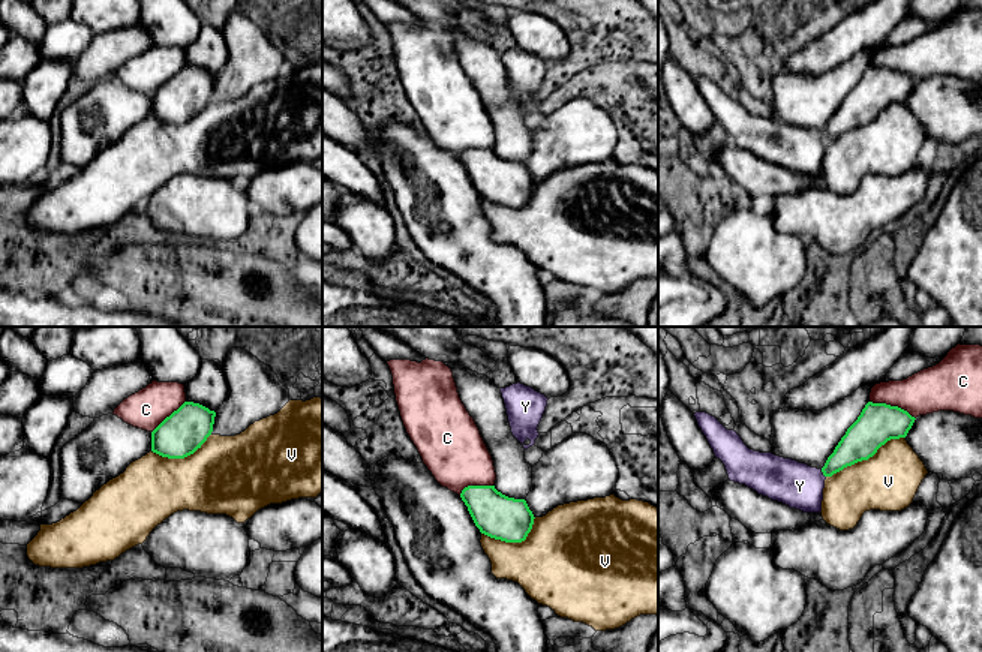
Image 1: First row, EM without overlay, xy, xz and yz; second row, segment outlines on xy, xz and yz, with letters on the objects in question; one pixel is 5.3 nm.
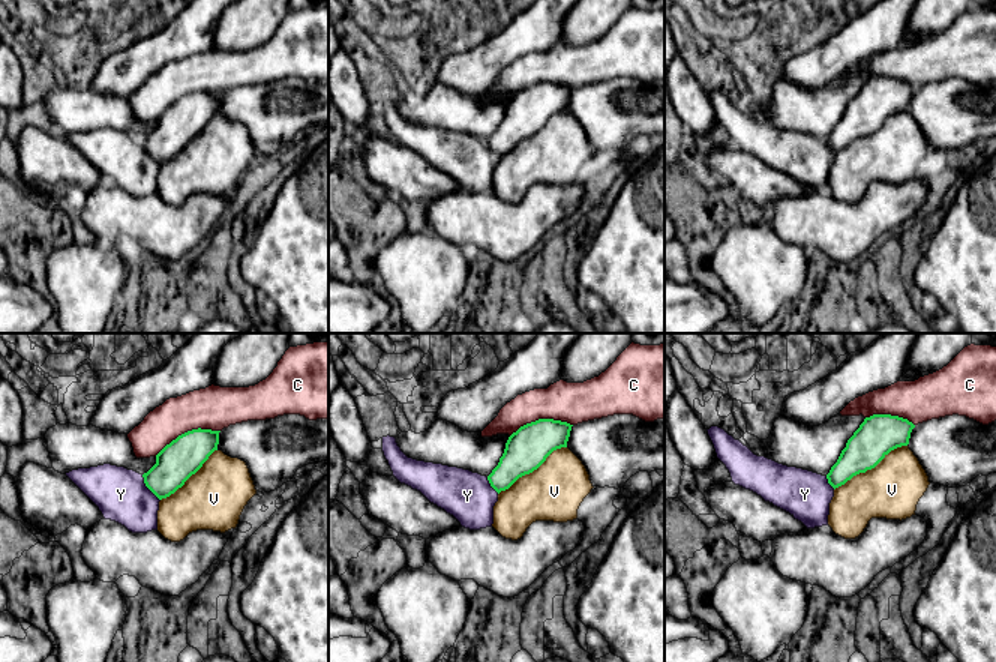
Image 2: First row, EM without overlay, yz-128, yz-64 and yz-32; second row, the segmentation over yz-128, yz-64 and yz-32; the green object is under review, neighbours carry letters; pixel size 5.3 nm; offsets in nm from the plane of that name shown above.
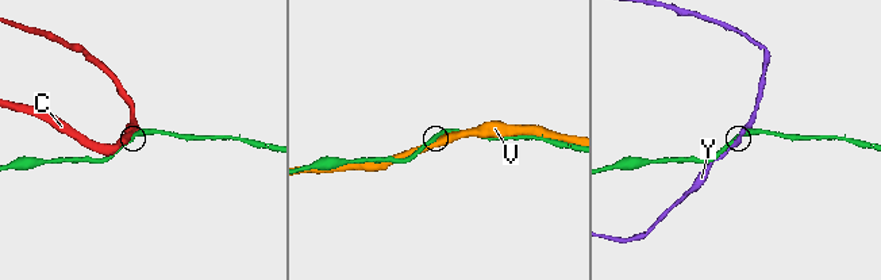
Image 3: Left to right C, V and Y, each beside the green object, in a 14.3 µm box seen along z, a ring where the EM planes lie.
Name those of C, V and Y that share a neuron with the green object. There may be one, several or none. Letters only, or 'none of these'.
V

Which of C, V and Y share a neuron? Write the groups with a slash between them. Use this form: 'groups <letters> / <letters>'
groups C / V / Y

